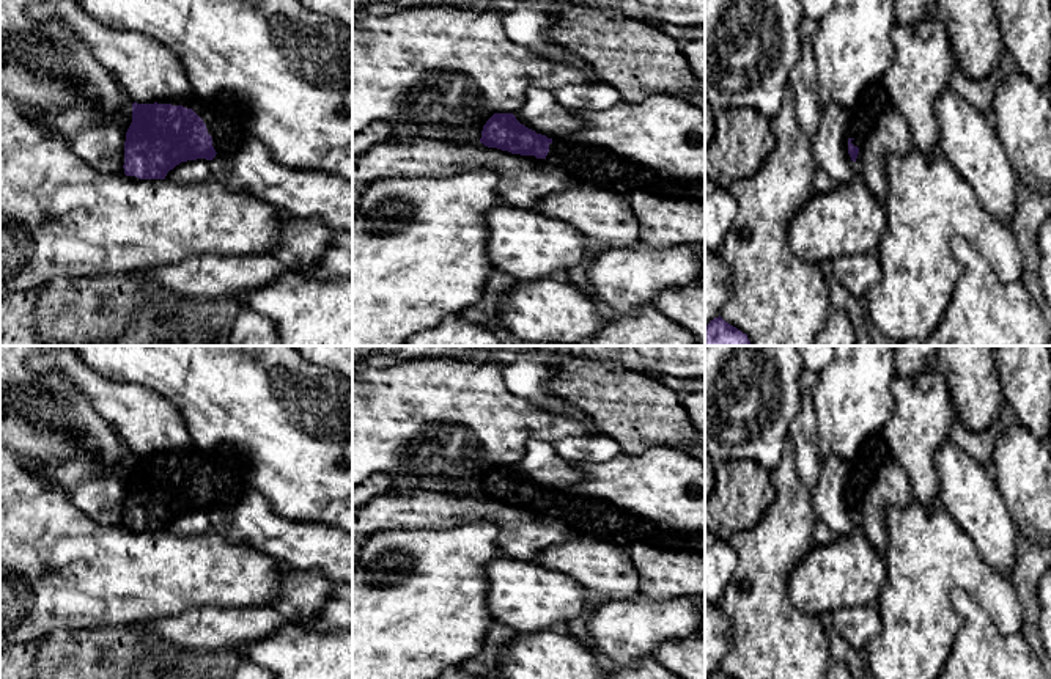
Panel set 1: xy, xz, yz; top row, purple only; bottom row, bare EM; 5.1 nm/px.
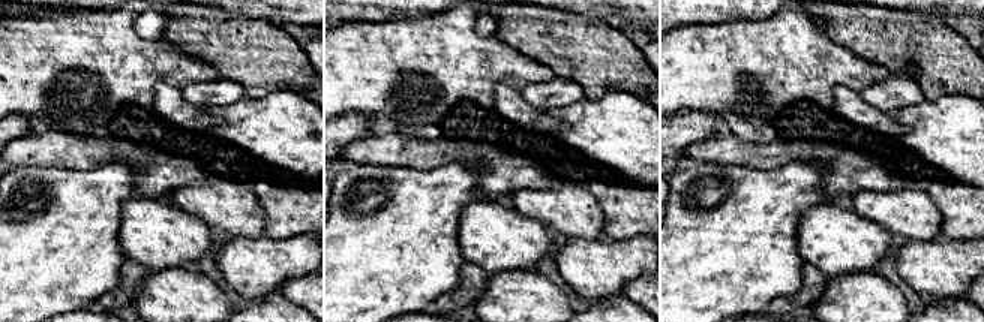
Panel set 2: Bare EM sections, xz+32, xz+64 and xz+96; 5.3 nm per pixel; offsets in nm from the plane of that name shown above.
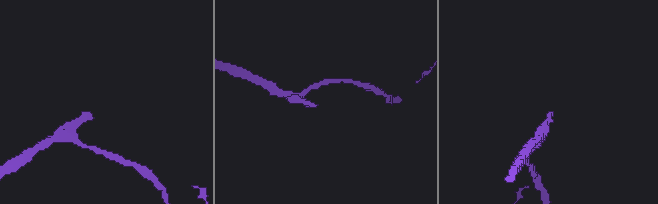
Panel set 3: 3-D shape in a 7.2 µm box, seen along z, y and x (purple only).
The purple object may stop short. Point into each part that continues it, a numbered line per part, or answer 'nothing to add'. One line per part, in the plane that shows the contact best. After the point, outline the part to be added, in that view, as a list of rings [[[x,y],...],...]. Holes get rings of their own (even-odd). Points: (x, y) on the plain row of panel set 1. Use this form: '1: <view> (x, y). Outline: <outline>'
1: xy (225, 467). Outline: [[[197,446],[192,462],[206,476],[217,506],[231,506],[247,489],[252,489],[244,456],[230,446],[220,446],[216,451]]]

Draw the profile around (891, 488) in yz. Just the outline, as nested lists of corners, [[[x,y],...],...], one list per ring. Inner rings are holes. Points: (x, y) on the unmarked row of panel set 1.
[[[894,457],[876,473],[868,490],[859,498],[856,525],[868,542],[881,553],[887,547],[886,511],[906,508],[914,501],[911,481],[905,468]]]

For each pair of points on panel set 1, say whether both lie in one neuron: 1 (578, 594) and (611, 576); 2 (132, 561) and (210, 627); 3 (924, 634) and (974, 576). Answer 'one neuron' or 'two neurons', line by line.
1: two neurons
2: two neurons
3: one neuron

